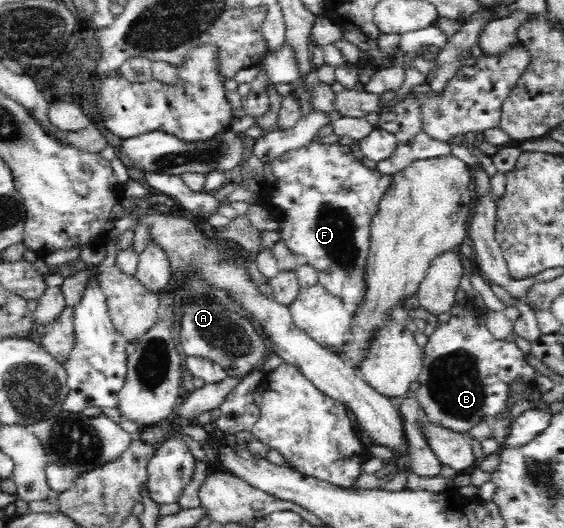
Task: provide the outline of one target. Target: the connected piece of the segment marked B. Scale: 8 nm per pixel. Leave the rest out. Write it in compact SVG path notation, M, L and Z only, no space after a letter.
M459 286L449 321L438 324L422 350L423 365L417 379L420 387L415 397L430 421L439 426L466 434L483 418L492 425L506 406L510 383L517 380L529 385L523 399L531 401L535 407L544 407L540 401L543 394L534 380L536 371L527 364L522 350L515 342L493 337L480 306Z

